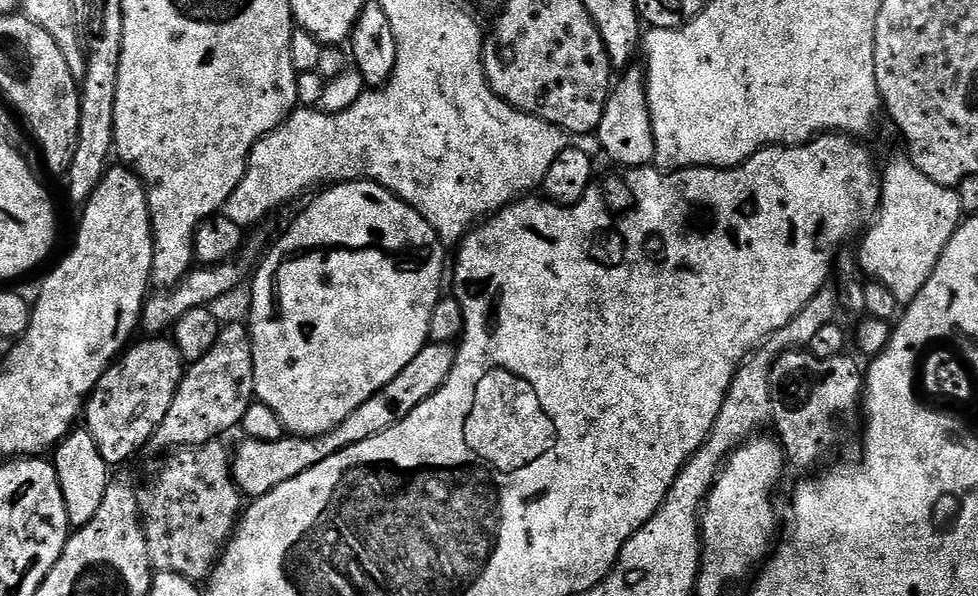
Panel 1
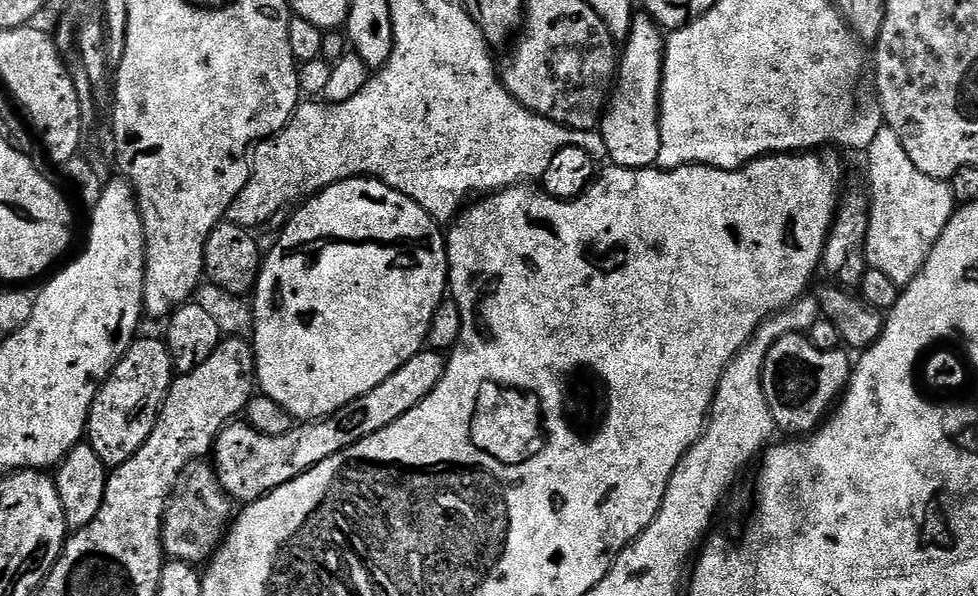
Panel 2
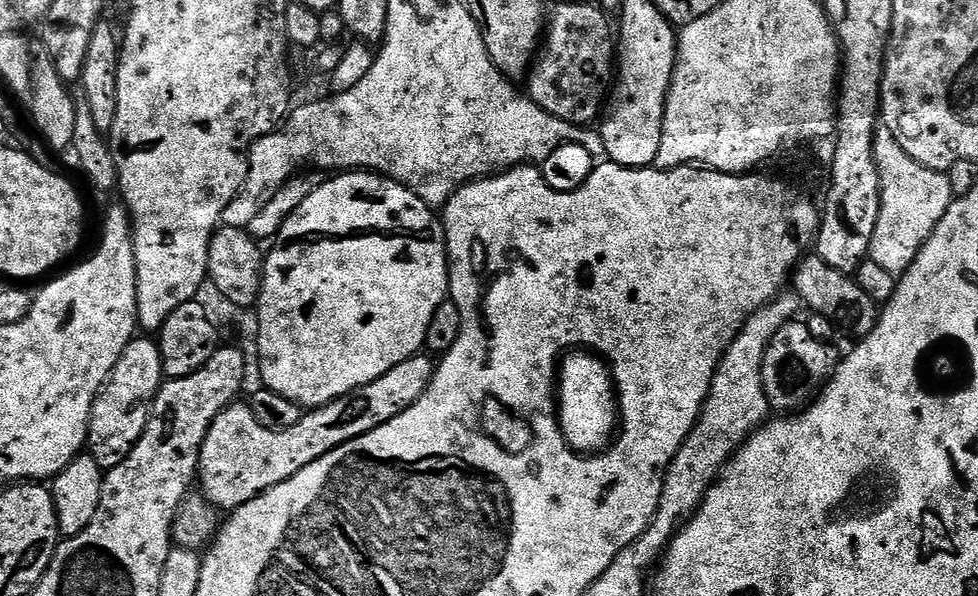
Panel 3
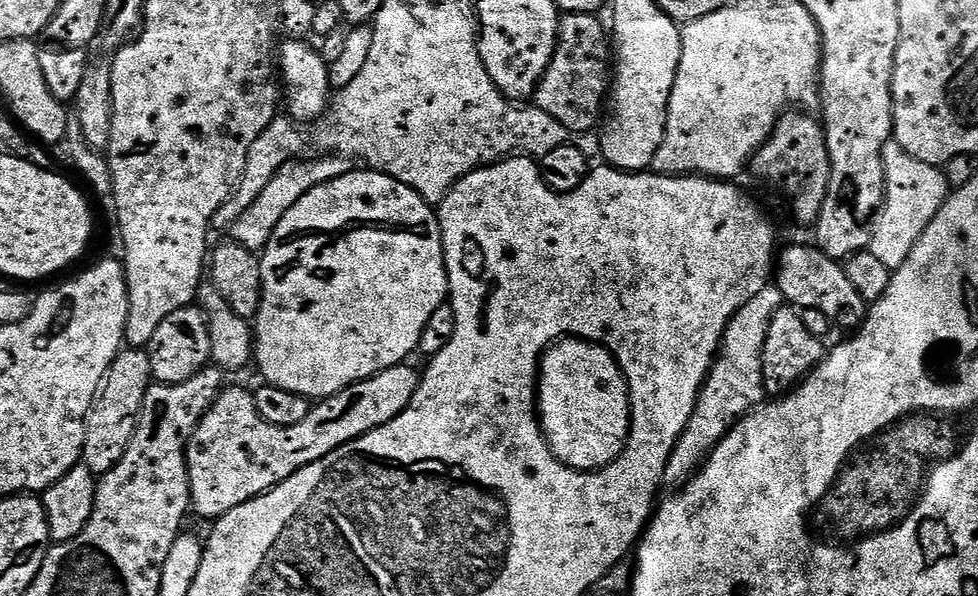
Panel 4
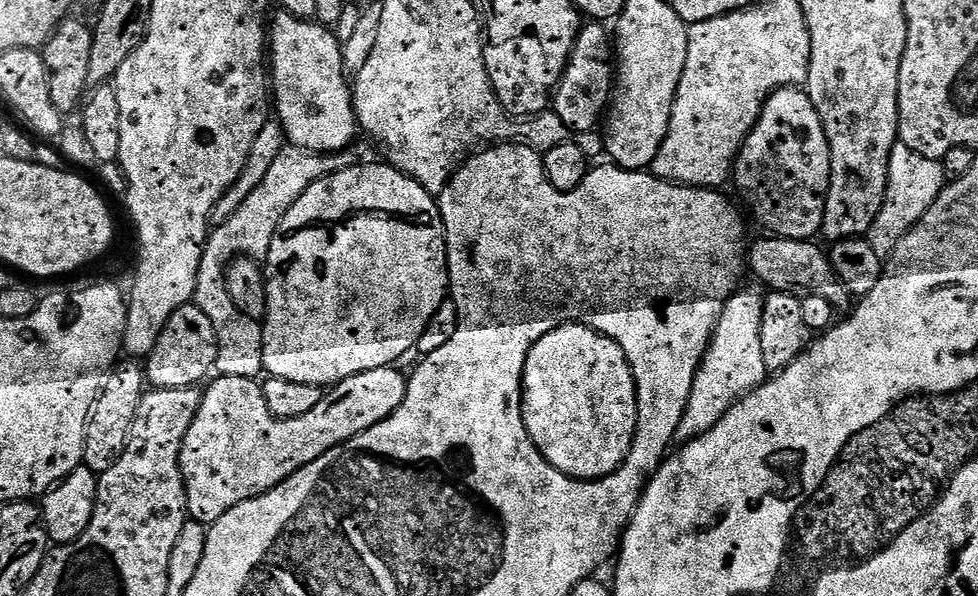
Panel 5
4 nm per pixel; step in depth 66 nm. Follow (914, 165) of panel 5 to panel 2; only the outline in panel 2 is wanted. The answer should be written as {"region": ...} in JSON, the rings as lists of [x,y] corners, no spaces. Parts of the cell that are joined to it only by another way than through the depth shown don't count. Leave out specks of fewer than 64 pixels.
{"region":[[[886,126],[880,128],[874,142],[870,142],[866,156],[872,192],[862,256],[867,267],[882,270],[882,274],[903,286],[922,270],[930,250],[942,236],[942,230],[946,230],[958,205],[952,196],[951,183],[922,174],[922,170],[910,162],[910,154],[902,150],[902,142],[894,130]]]}

